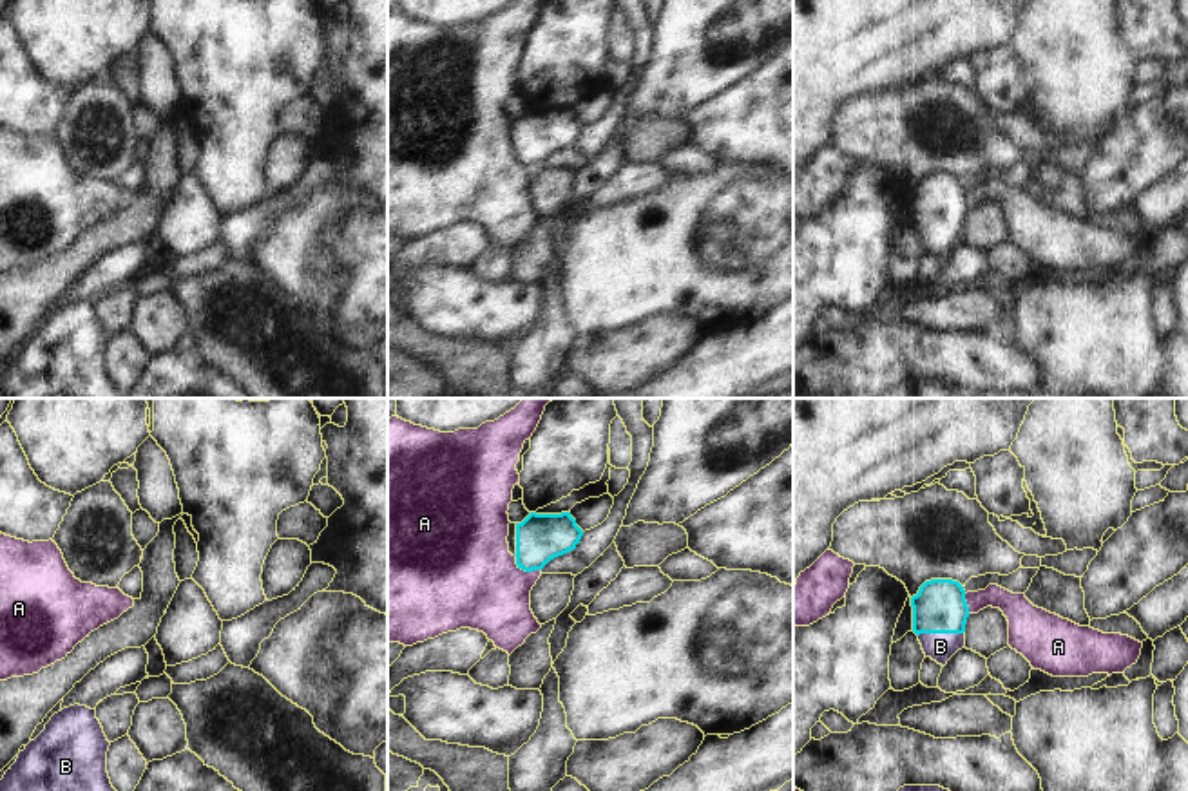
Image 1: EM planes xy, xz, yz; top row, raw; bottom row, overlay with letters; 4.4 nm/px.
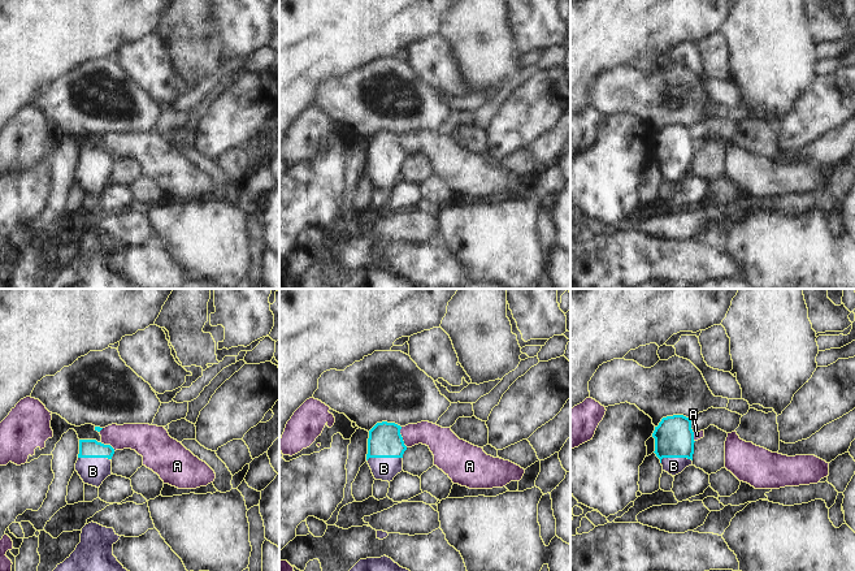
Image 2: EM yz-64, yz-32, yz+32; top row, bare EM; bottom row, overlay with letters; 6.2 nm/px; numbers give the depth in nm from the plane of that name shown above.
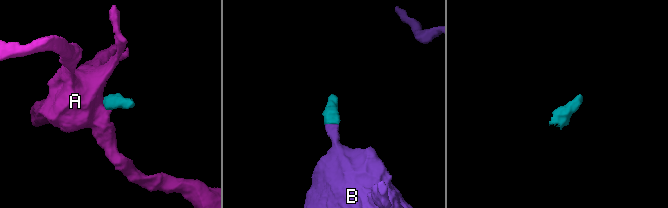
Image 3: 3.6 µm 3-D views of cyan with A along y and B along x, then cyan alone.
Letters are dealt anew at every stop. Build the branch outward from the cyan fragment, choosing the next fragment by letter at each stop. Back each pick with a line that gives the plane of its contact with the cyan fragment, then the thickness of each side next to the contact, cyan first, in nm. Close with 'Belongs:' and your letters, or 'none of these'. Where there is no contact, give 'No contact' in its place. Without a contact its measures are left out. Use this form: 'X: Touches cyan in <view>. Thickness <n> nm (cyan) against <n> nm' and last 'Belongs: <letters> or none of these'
B: Touches cyan in yz. Thickness 240 nm (cyan) against 130 nm
Belongs: B

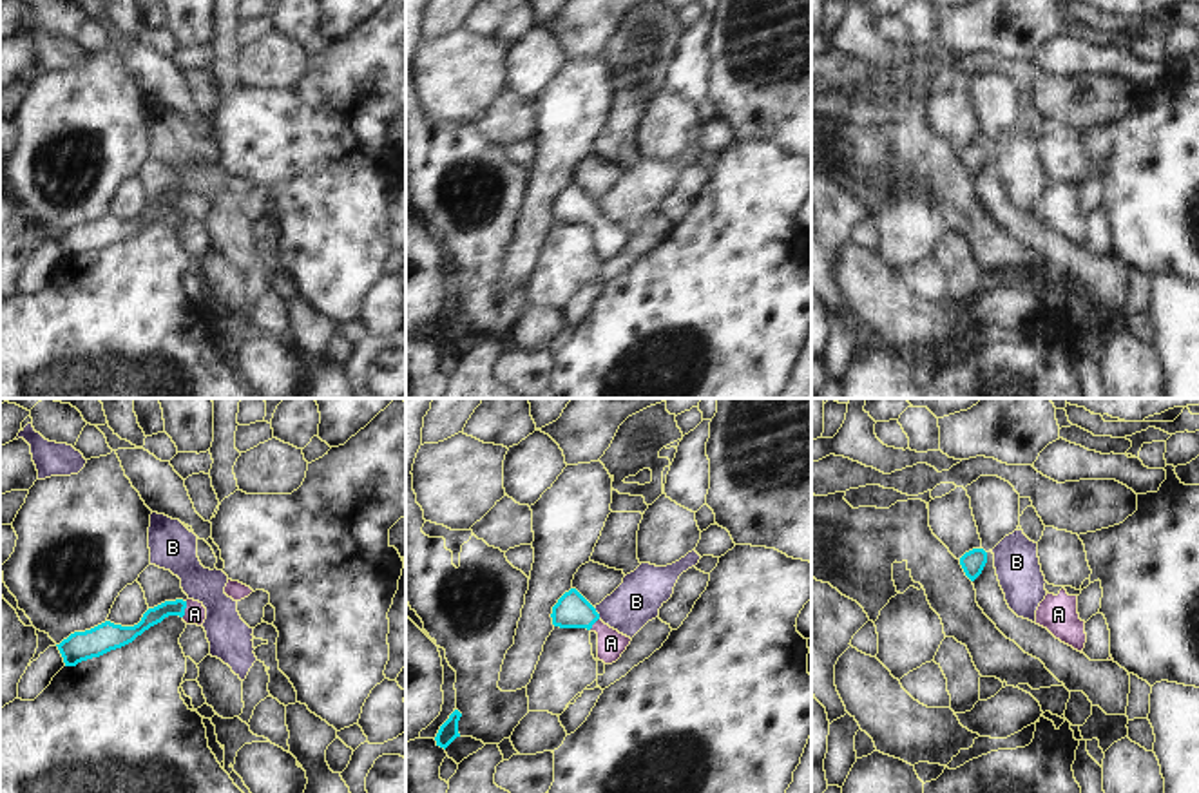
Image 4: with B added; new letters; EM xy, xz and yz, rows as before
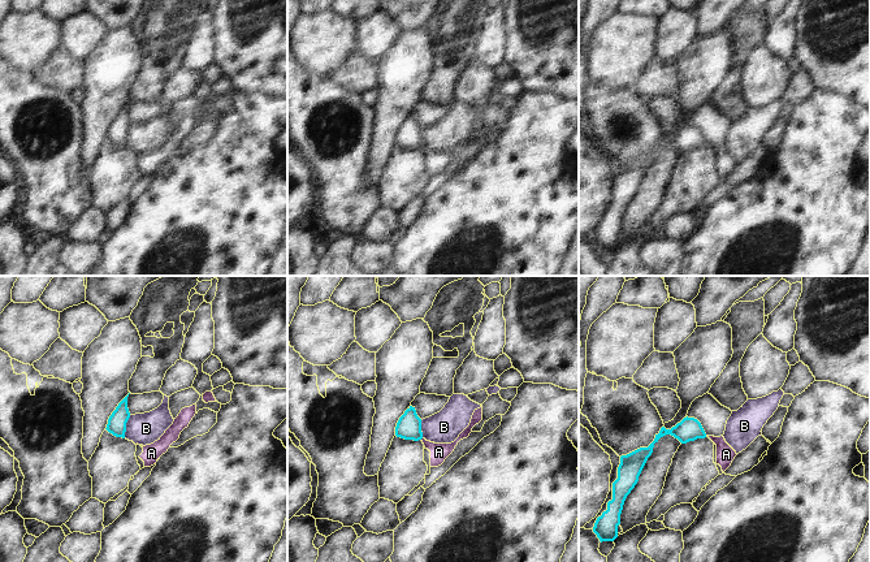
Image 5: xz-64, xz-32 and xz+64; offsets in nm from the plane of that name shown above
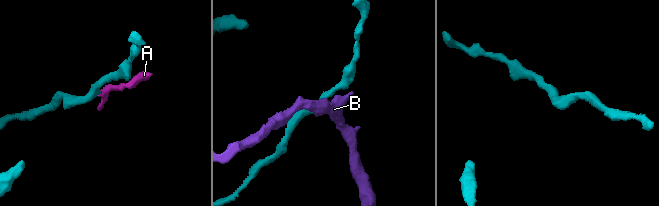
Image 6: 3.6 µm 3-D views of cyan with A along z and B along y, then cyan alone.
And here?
A: Touches cyan in xy. Thickness 80 nm (cyan) against 100 nm
Belongs: A

